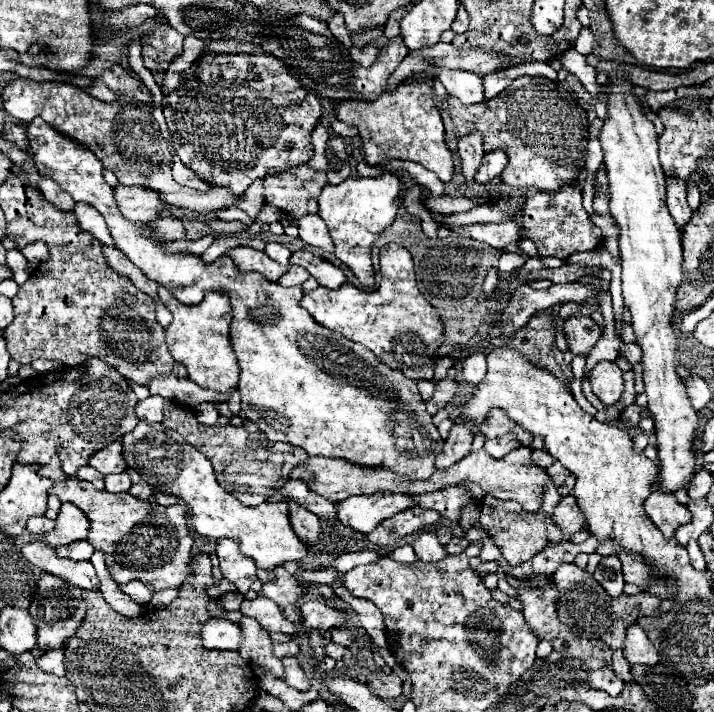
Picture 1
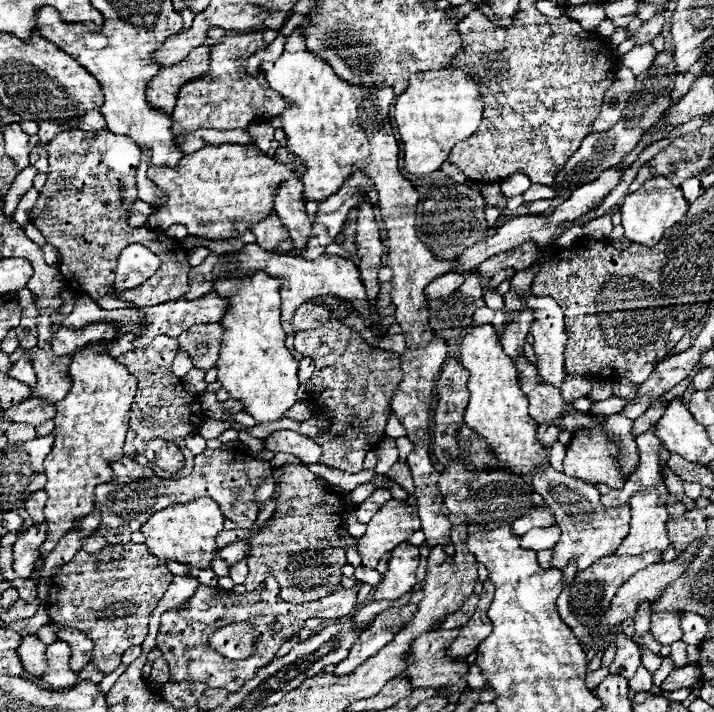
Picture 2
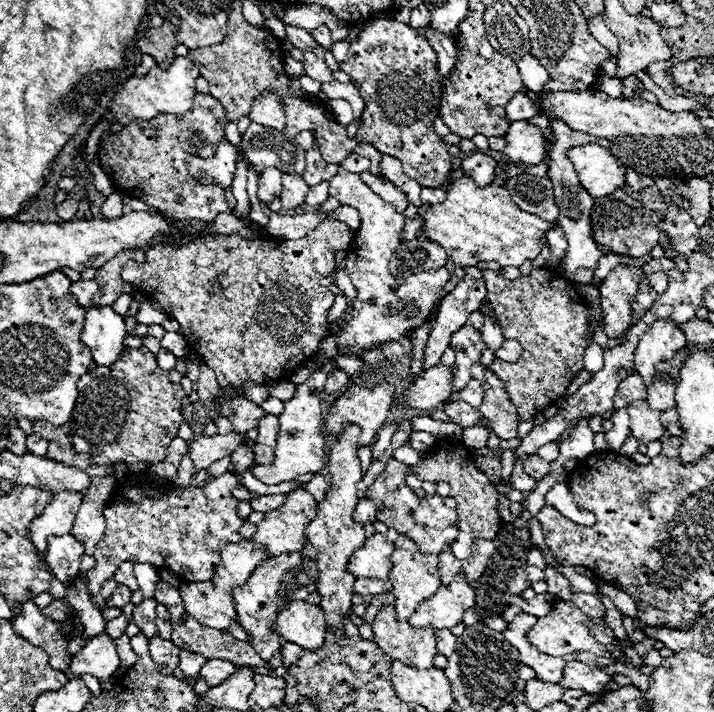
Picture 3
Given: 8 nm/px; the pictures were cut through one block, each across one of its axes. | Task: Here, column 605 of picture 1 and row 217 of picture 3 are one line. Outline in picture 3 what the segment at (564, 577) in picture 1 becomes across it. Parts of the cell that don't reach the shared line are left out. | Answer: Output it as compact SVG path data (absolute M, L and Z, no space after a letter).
M604 196L604 198L594 200L592 238L594 242L598 242L598 246L606 246L610 254L616 254L616 256L628 254L630 258L642 258L656 246L658 228L644 222L642 210L636 210L620 200L610 200L608 196Z

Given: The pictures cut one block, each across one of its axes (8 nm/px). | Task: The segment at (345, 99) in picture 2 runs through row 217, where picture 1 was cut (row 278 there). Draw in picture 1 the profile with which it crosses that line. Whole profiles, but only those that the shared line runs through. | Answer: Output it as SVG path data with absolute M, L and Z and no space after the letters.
M386 244L380 248L382 280L374 292L358 290L352 284L342 284L338 290L318 286L316 290L304 290L300 306L306 308L312 318L340 332L352 342L360 342L372 350L384 364L402 370L412 380L430 380L436 364L436 350L442 344L442 320L436 308L420 294L414 278L412 256L398 244Z

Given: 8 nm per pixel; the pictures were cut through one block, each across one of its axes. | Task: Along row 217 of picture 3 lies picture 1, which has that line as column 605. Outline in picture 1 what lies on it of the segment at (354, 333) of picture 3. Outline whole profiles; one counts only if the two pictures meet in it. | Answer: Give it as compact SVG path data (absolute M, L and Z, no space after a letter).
M598 362L590 372L590 384L594 394L604 404L616 404L624 392L624 378L622 370L616 362Z

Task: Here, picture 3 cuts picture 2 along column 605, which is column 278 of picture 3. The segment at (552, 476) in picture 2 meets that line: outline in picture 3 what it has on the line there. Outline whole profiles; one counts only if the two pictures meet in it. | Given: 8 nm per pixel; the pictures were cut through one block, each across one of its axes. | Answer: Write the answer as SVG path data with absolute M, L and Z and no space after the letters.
M296 488L296 490L288 492L288 496L286 496L282 506L278 506L276 510L264 514L264 520L258 524L258 530L256 530L256 534L250 540L256 542L256 544L262 544L268 550L270 558L280 556L280 554L288 554L288 552L298 552L298 550L302 550L304 530L314 520L316 508L318 508L318 504L314 502L312 494L308 490Z

